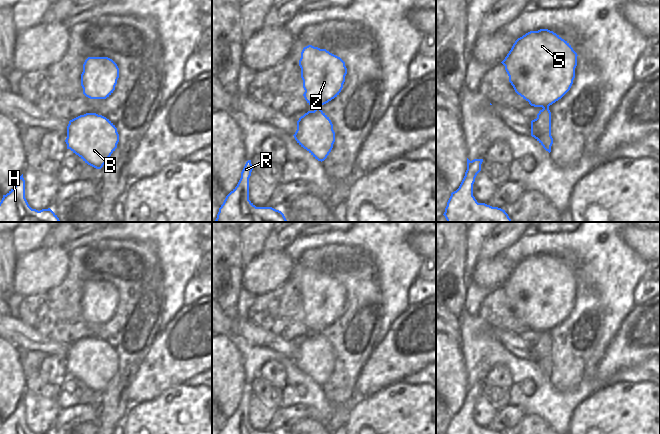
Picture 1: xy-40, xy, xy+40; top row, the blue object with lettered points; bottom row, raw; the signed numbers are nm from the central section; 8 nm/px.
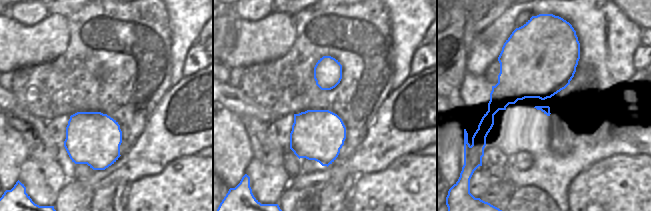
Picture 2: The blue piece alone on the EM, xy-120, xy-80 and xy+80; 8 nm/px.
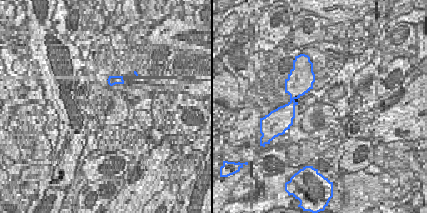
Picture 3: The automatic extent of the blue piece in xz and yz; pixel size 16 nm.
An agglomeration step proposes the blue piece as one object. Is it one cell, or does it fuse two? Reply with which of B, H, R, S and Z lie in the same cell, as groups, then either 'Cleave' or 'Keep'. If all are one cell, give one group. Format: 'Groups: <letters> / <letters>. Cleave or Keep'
Groups: B H R S Z. Keep

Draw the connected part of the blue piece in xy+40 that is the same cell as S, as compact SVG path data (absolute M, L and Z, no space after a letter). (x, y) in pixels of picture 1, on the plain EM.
M540 253L518 262L501 286L515 316L531 330L543 332L531 345L531 360L549 377L553 368L549 330L570 314L577 280L559 259Z

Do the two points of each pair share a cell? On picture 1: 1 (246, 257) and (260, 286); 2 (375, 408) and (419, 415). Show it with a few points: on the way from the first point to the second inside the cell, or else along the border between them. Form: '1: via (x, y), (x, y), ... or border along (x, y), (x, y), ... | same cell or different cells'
1: border along (262, 250), (243, 267) | different cells
2: via (386, 408), (402, 407), (408, 410) | same cell

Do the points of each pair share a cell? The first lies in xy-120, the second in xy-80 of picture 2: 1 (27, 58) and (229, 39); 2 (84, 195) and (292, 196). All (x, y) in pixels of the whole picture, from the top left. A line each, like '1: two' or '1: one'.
1: two
2: one

